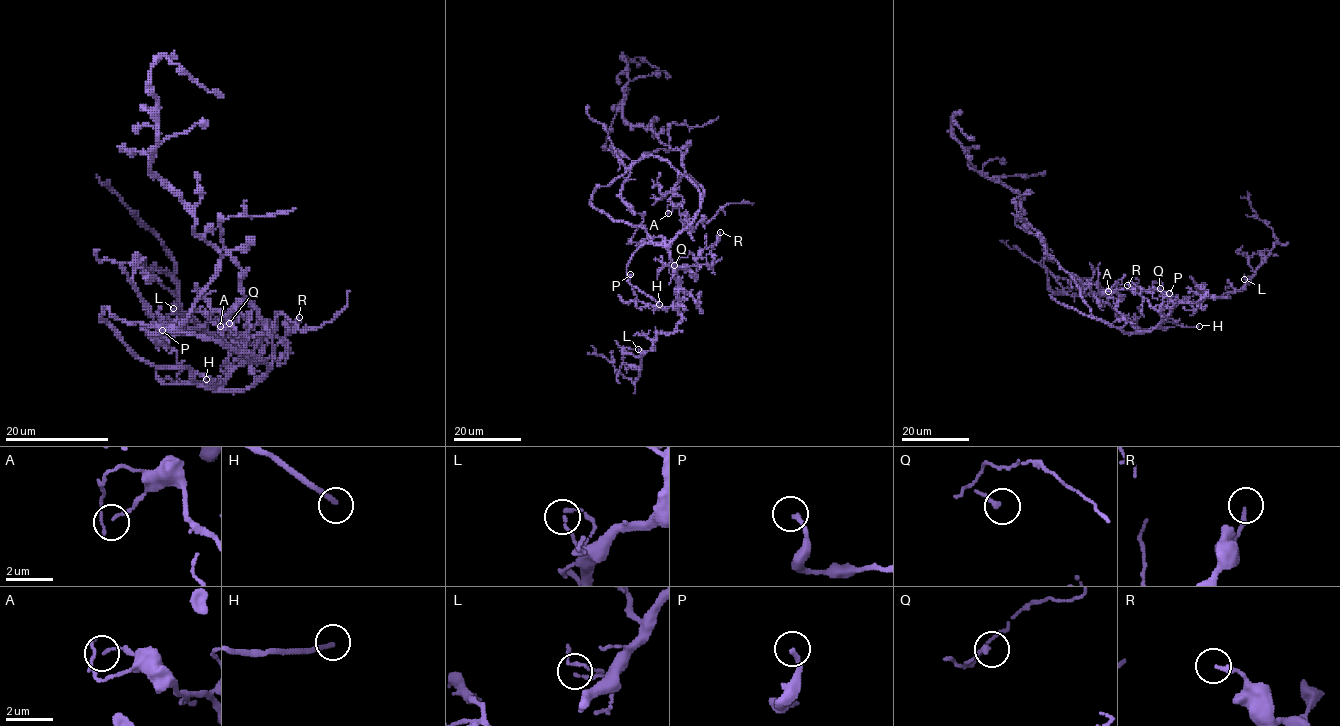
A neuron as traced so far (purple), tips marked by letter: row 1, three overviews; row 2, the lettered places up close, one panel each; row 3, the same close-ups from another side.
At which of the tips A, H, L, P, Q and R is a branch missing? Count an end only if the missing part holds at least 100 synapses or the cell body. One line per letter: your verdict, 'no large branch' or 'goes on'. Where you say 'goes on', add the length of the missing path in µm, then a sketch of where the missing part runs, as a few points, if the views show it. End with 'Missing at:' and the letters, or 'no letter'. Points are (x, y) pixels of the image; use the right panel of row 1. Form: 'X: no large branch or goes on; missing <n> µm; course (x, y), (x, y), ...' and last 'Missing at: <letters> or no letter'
A: no large branch
H: goes on; missing 60 µm; course (1199, 326), (1219, 308), (1261, 285), (1272, 287)
L: no large branch
P: no large branch
Q: no large branch
R: no large branch
Missing at: H

